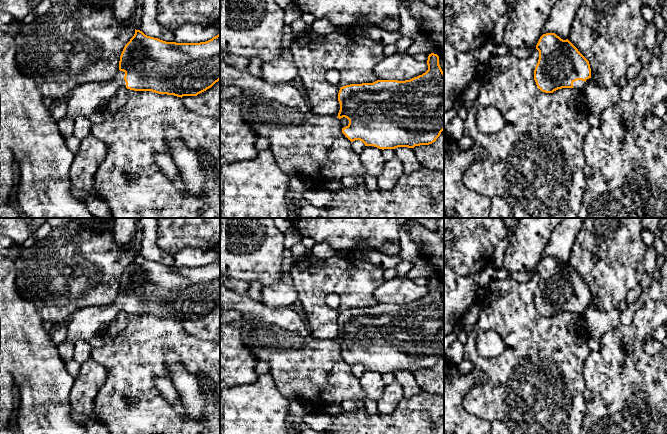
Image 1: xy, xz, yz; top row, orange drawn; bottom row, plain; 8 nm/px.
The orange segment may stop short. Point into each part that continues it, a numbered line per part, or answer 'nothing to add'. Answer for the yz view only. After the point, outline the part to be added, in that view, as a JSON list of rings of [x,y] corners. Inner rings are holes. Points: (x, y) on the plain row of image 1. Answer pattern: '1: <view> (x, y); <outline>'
1: yz (579, 308); [[[577,304],[573,306],[573,311],[577,314],[583,315],[584,310],[585,310],[585,305]]]

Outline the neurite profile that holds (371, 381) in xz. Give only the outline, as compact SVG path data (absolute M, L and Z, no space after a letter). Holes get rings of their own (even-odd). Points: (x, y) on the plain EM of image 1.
M365 370L359 378L359 382L366 398L375 401L381 397L386 386L382 379L382 373L374 370Z

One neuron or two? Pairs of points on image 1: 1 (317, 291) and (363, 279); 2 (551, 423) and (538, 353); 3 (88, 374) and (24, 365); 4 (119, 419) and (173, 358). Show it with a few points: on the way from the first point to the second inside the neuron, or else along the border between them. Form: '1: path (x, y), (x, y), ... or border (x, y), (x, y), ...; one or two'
1: path (328, 280), (352, 279); one
2: path (544, 406), (539, 396), (539, 370); one
3: border (75, 379), (69, 395), (69, 402); two
4: border (165, 353), (173, 351), (189, 371); two

